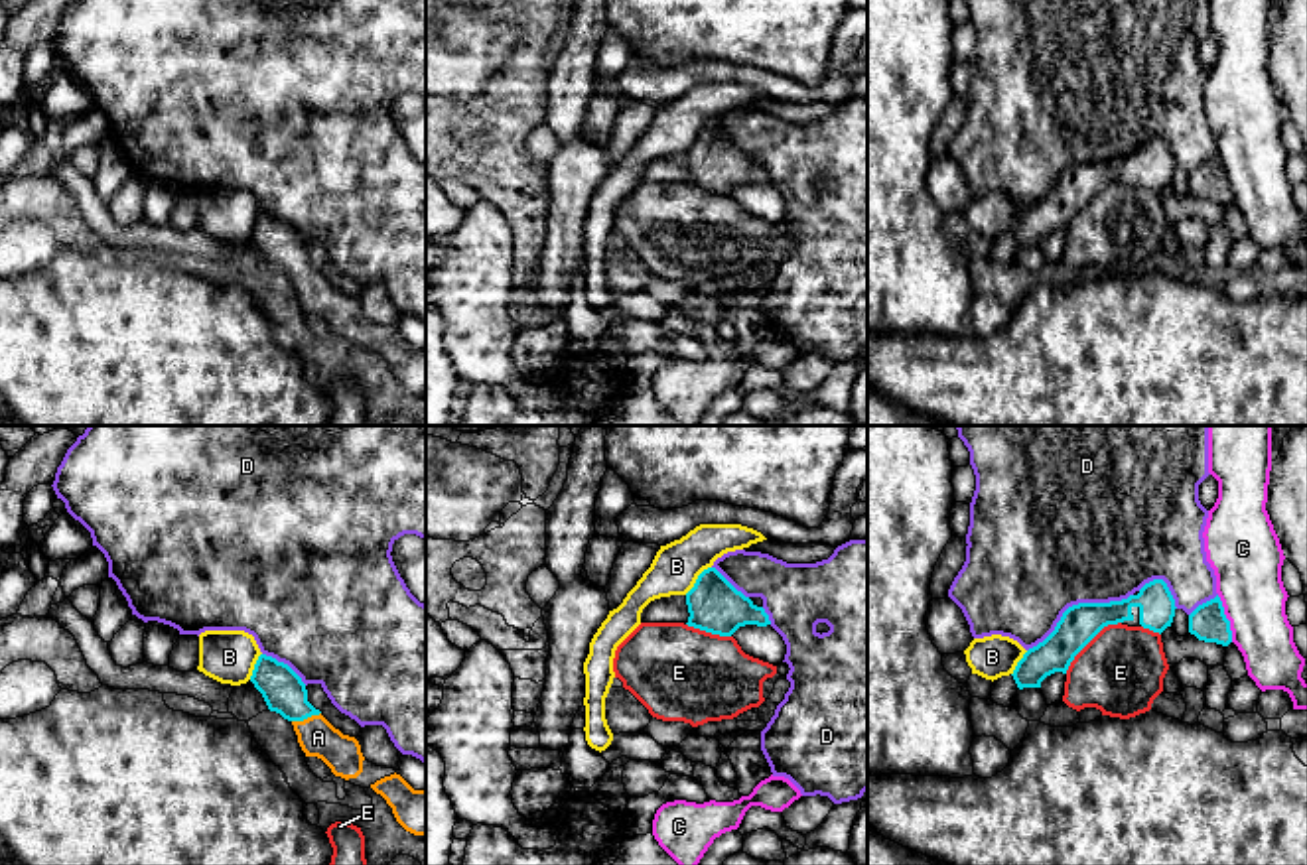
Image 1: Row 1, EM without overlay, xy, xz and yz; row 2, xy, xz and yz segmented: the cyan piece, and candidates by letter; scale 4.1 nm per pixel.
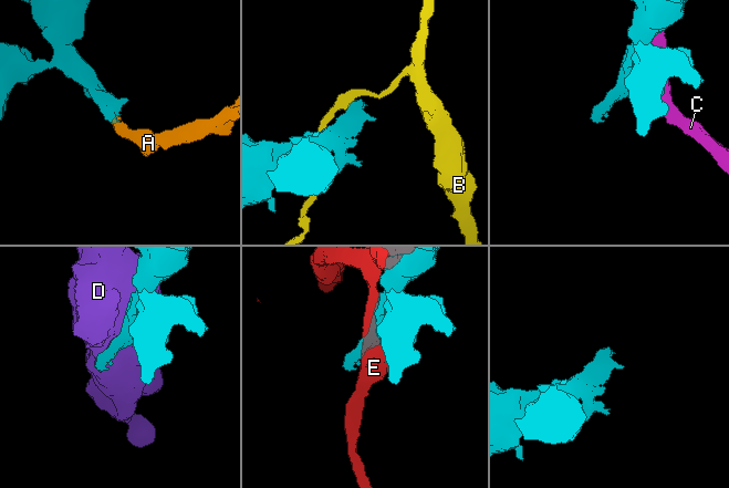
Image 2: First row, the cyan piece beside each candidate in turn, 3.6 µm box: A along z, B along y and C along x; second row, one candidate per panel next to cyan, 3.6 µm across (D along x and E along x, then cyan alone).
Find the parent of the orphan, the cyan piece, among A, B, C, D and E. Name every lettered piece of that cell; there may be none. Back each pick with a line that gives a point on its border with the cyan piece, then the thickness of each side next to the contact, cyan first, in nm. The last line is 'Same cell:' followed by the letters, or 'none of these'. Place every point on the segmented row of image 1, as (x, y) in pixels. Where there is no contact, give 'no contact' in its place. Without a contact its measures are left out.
A: contact xy (306, 718); calibres 170 and 160 nm
Same cell: A

